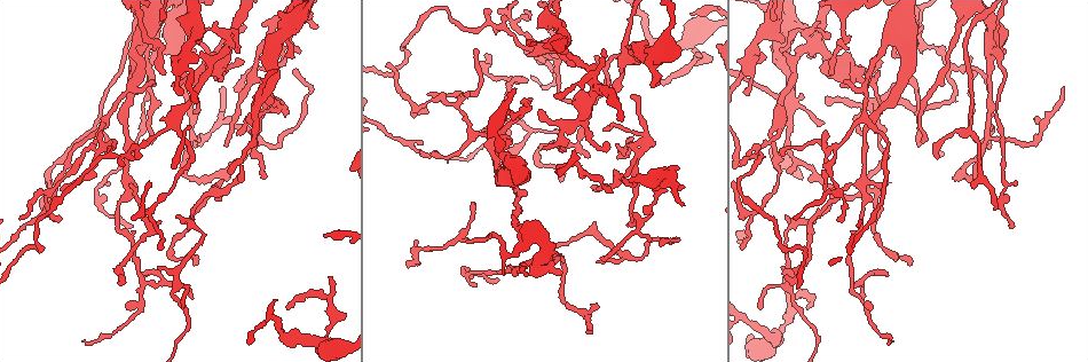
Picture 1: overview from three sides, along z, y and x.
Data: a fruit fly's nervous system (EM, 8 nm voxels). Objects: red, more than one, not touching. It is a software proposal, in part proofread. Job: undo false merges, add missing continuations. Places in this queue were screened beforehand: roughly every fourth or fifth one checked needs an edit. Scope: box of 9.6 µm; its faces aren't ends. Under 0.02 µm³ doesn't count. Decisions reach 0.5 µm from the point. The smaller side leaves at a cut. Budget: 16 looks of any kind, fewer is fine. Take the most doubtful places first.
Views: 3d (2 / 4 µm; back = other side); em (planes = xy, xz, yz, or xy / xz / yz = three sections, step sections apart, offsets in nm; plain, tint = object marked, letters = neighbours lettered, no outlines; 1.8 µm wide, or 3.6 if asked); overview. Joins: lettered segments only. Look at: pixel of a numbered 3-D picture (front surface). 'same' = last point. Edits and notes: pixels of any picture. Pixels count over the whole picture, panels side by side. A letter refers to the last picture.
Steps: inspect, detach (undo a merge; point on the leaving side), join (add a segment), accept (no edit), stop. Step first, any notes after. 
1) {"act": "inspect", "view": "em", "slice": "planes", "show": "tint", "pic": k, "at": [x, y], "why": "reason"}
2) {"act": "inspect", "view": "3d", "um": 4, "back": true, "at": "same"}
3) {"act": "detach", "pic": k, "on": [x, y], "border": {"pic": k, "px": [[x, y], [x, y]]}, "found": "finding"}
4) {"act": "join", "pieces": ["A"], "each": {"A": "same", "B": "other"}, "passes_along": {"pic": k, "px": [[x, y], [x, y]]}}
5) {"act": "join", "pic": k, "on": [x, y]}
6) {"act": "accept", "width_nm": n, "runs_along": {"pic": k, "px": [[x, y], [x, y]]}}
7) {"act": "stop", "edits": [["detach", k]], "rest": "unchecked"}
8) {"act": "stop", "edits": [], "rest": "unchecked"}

{"act": "inspect", "view": "3d", "um": 4, "pic": 1, "at": [635, 151]}

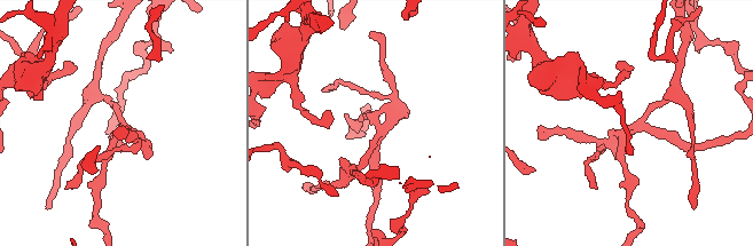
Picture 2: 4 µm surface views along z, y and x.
{"act": "inspect", "view": "em", "slice": "yz", "step": 16, "show": "tint", "pic": 2, "at": [122, 123]}

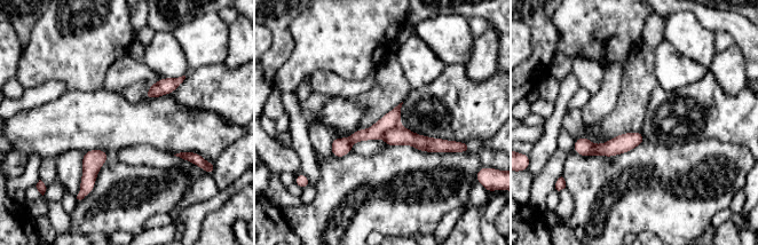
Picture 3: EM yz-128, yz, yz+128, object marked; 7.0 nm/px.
{"act": "inspect", "view": "em", "slice": "planes", "show": "letters", "at": "same", "why": "another direction"}

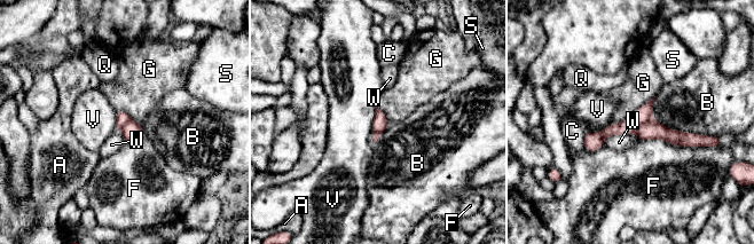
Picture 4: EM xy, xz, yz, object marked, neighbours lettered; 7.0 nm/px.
{"act": "accept", "longest_contact_nm": ["B", 500], "each": {"A": "other", "B": "other", "C": "other", "F": "other", "G": "other", "Q": "other", "S": "other", "V": "other", "W": "other"}, "border": {"pic": 4, "px": [[376, 108], [371, 126], [372, 142]]}, "found": "continuous, no second cell"}

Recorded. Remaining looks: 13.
{"act": "inspect", "view": "em", "slice": "planes", "show": "tint", "pic": 1, "at": [999, 21], "why": "abrupt turn"}

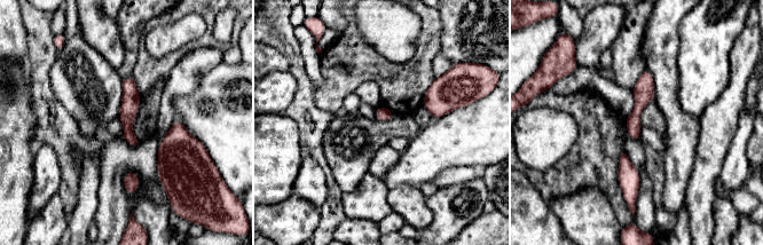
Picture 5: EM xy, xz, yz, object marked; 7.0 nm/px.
{"act": "inspect", "view": "em", "slice": "planes", "show": "letters", "at": "same", "why": "see the neighbours"}

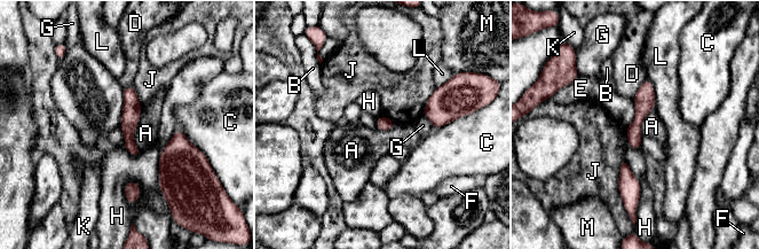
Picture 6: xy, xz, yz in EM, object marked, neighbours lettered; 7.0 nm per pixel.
{"act": "accept", "longest_contact_nm": ["J", 320], "each": {"A": "other", "B": "other", "C": "other", "D": "other", "E": "other", "F": "other", "G": "other", "H": "other", "J": "other", "K": "other", "L": "other", "M": "other"}, "found": "all the same cell"}

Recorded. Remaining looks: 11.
{"act": "inspect", "view": "3d", "um": 2, "pic": 1, "at": [141, 278], "why": "abrupt turn"}

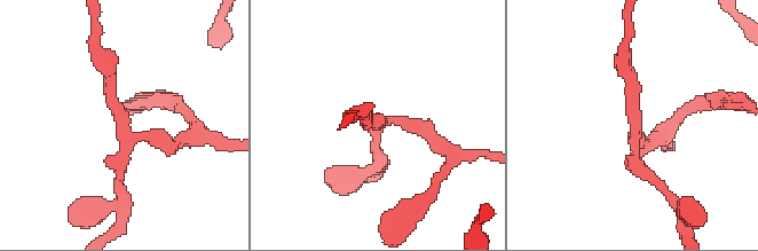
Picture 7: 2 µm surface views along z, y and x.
{"act": "inspect", "view": "em", "slice": "xz", "step": 16, "show": "tint", "pic": 7, "at": [118, 122]}

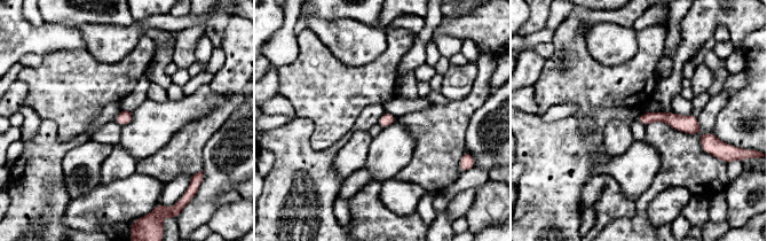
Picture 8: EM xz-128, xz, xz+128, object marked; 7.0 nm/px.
{"act": "inspect", "view": "em", "slice": "planes", "show": "letters", "at": "same", "why": "another direction"}

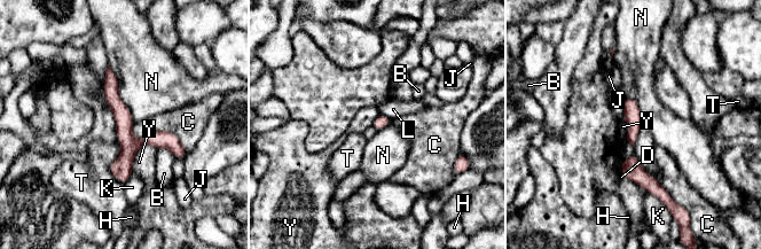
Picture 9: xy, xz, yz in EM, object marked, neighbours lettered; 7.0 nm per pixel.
{"act": "accept", "each": {"B": "other", "C": "other", "D": "other", "H": "other", "J": "other", "K": "other", "L": "other", "N": "other", "T": "other", "Y": "other"}, "border": {"pic": 9, "px": [[155, 146], [136, 152], [131, 172]]}, "found": "one cell here"}

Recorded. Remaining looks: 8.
{"act": "inspect", "view": "em", "slice": "planes", "show": "tint", "pic": 1, "at": [840, 146], "why": "arms part here"}

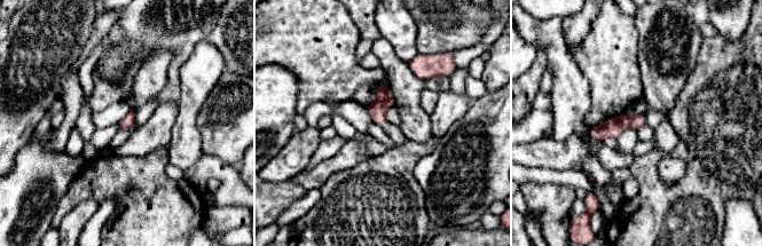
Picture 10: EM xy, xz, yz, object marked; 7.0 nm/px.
{"act": "inspect", "view": "em", "slice": "planes", "show": "letters", "at": "same", "why": "see the neighbours"}

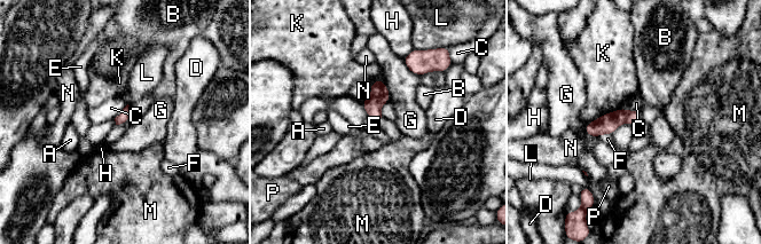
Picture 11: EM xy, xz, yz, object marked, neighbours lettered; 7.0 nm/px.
{"act": "accept", "longest_contact_nm": ["K", 300], "each": {"A": "other", "B": "other", "C": "other", "D": "other", "E": "other", "F": "other", "G": "other", "H": "other", "K": "other", "L": "other", "M": "other", "N": "other", "P": "other"}, "found": "all the same cell"}

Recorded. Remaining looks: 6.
{"act": "inspect", "view": "em", "slice": "planes", "show": "plain", "pic": 1, "at": [550, 14], "why": "abrupt turn"}

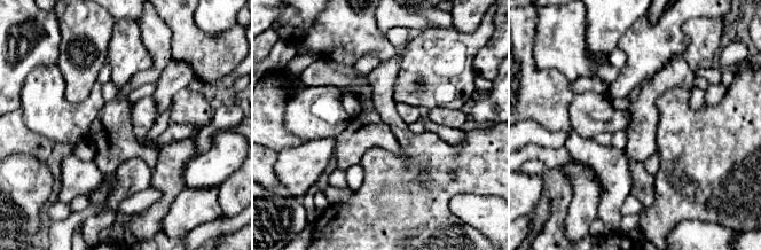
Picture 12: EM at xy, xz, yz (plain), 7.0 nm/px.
{"act": "inspect", "view": "em", "slice": "planes", "show": "letters", "at": "same"}

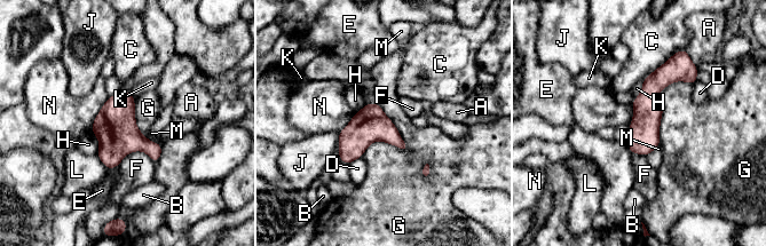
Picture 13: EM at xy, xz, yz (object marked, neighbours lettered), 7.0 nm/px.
{"act": "accept", "longest_contact_nm": ["G", 380], "each": {"A": "other", "B": "other", "C": "other", "D": "other", "E": "other", "F": "other", "G": "other", "H": "other", "J": "other", "K": "other", "L": "other", "M": "other", "N": "other"}, "border": {"pic": 13, "px": [[378, 103], [399, 132], [404, 149]]}, "found": "one cell here"}

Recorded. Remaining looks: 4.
{"act": "inspect", "view": "3d", "um": 4, "pic": 1, "at": [138, 17], "why": "side arm on a straight run"}

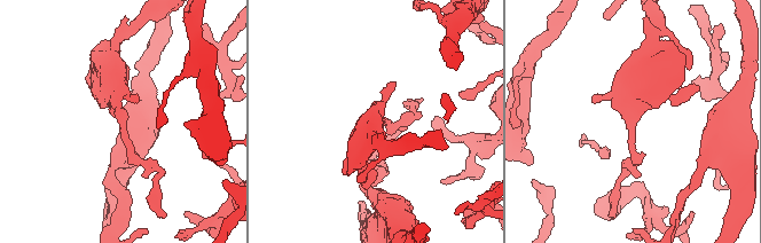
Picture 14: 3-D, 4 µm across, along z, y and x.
{"act": "inspect", "view": "em", "slice": "planes", "show": "letters", "pic": 14, "at": [629, 121], "arms": 3, "why": "now the EM"}

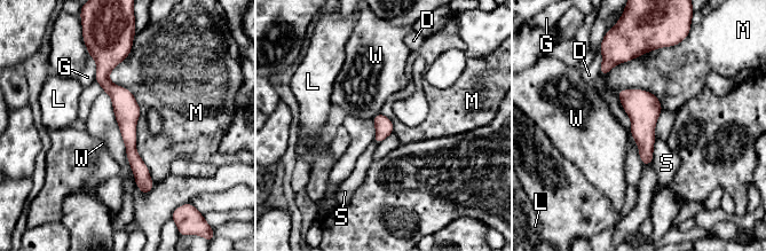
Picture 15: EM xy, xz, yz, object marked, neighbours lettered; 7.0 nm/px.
{"act": "accept", "width_nm": 130, "each": {"D": "other", "G": "other", "L": "other", "M": "other", "S": "other", "W": "other"}, "found": "all the same cell"}

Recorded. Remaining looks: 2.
{"act": "stop", "edits": [], "rest": "unchecked"}

